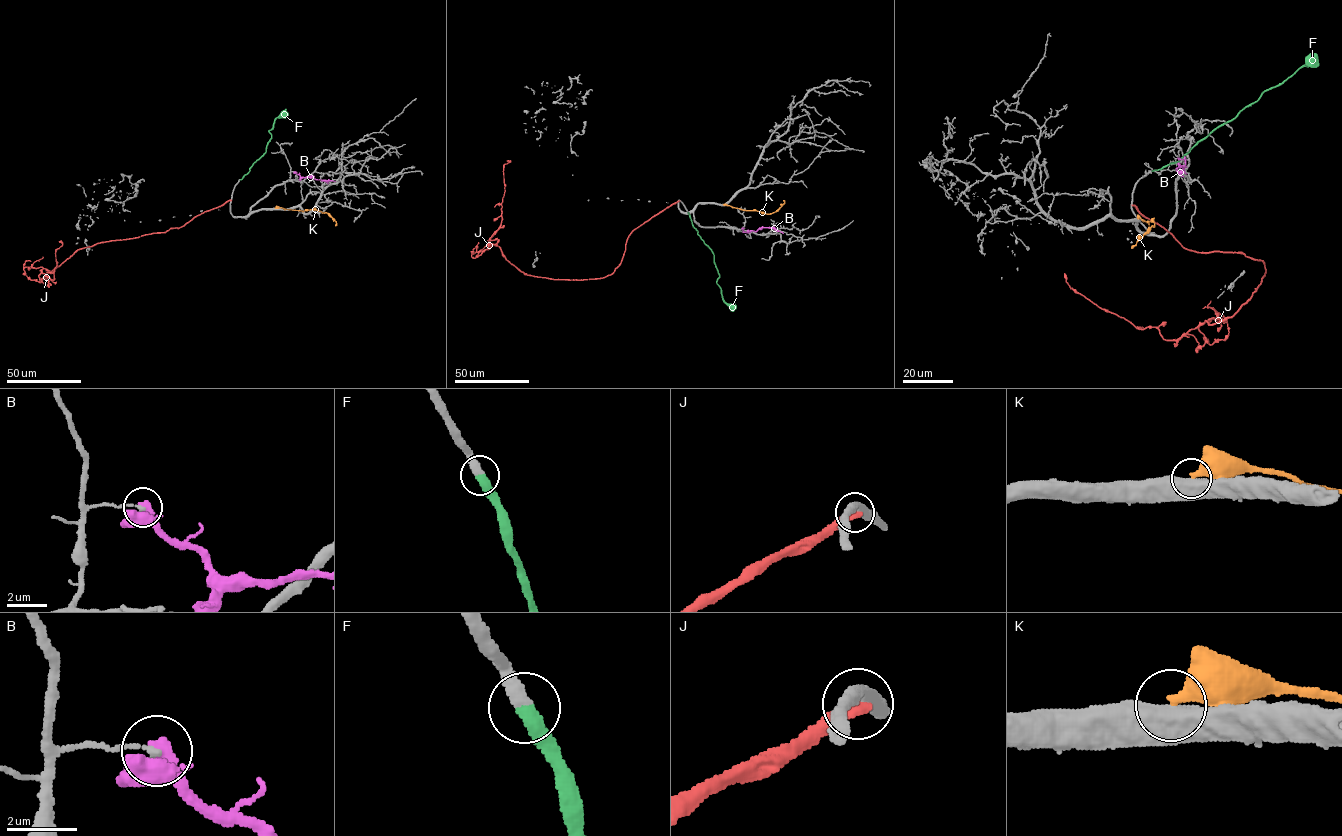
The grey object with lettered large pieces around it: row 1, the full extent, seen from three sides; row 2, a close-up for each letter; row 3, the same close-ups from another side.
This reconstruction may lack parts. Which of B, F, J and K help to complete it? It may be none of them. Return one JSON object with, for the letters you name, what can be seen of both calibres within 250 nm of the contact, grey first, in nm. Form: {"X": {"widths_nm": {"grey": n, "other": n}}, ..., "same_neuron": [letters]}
{"F": {"widths_nm": {"grey": 320, "other": 360}}, "same_neuron": ["F"]}

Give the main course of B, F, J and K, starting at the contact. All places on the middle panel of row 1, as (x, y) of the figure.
B: (743, 231), (764, 227), (783, 233)
F: (688, 212), (693, 227), (713, 254), (719, 275), (716, 283), (722, 298), (736, 308)
J: (679, 200), (632, 232), (621, 263), (610, 274), (583, 280), (525, 274), (490, 243), (501, 220), (507, 160)
K: (723, 204), (769, 214), (781, 206), (783, 200)

